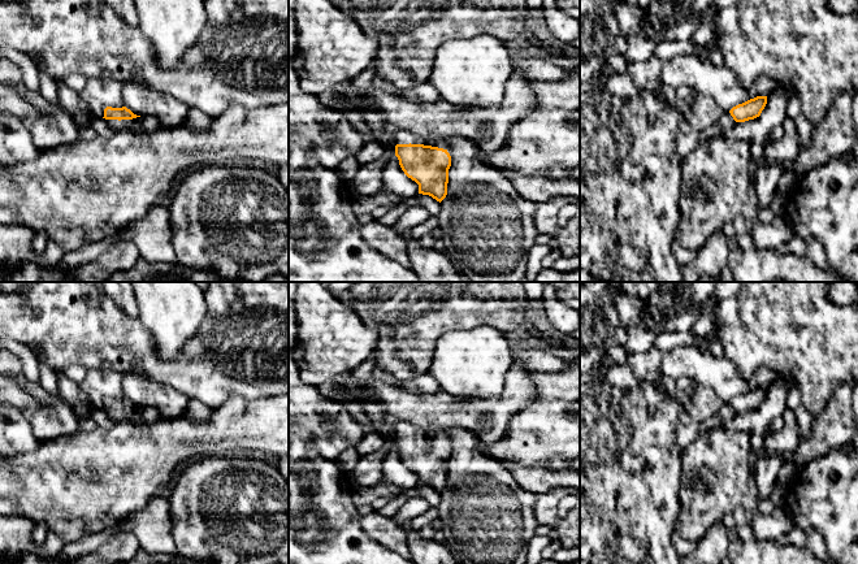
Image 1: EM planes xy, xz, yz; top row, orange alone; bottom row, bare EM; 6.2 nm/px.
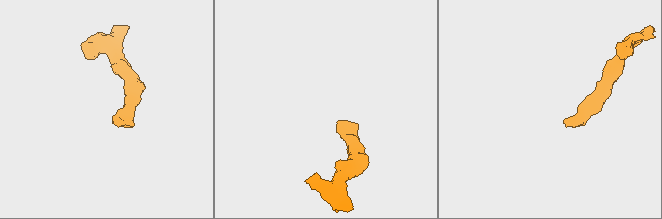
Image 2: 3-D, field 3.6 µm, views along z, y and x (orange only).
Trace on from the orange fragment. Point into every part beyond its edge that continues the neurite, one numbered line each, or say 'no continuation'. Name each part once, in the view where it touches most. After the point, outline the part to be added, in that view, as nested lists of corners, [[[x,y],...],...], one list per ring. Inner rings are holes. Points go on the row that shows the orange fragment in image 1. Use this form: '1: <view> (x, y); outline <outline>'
1: xz (401, 138); outline [[[398,133],[395,135],[396,144],[424,144],[447,149],[446,138],[443,136],[432,136],[432,135],[416,135],[410,133]]]

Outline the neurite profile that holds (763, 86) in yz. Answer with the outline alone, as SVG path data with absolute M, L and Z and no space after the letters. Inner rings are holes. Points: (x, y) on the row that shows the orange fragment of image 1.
M759 77L755 82L749 87L749 94L751 99L757 96L768 96L775 88L777 83L770 77Z

